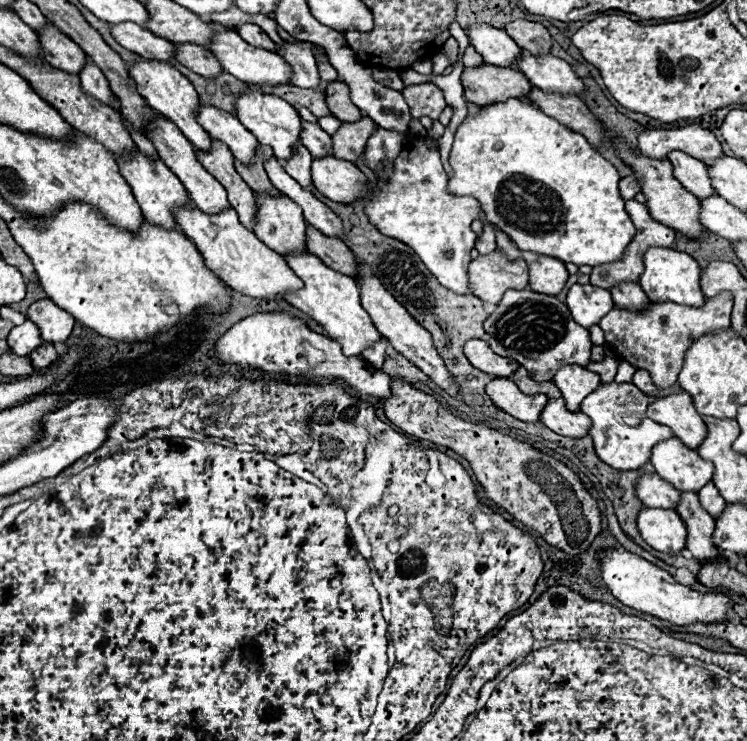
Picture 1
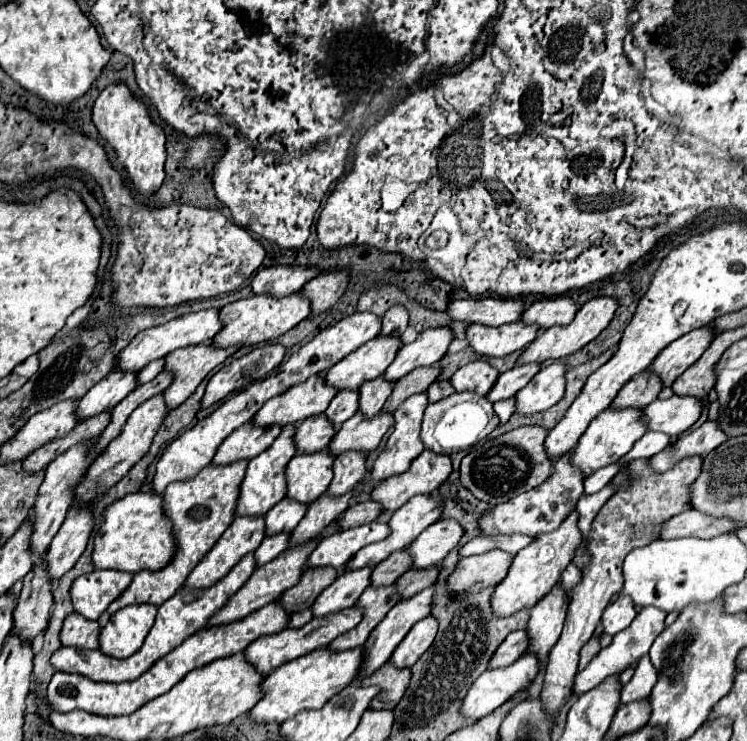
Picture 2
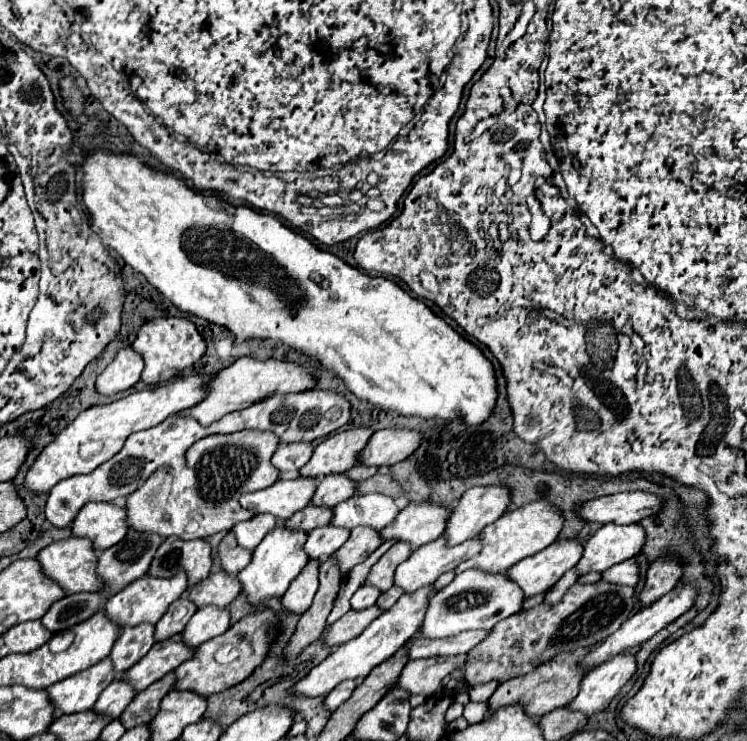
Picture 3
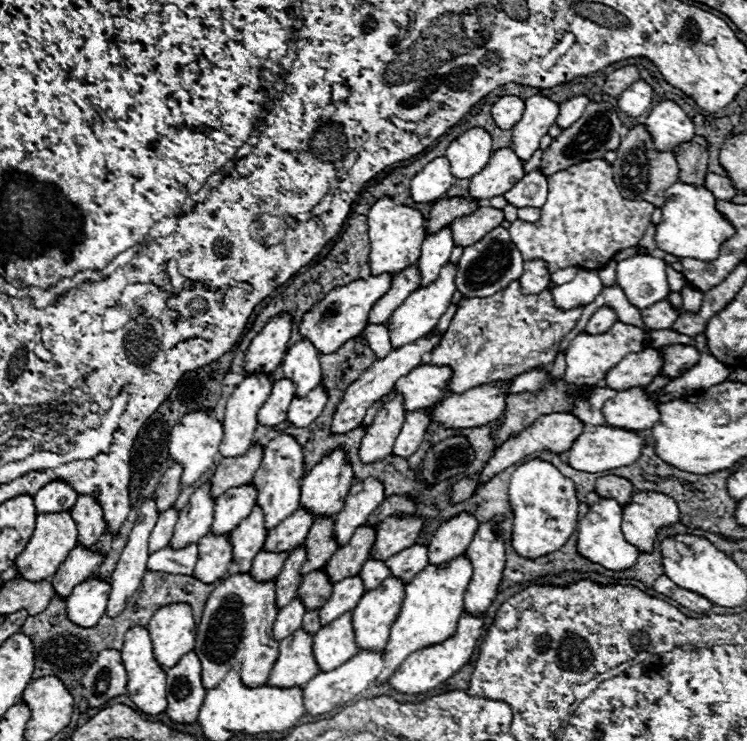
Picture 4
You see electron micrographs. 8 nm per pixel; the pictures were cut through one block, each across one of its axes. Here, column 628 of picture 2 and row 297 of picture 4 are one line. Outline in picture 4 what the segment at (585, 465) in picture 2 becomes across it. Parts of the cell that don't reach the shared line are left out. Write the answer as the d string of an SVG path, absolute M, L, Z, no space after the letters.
M446 264L440 272L440 276L426 288L418 288L416 292L410 294L408 300L404 300L404 304L400 304L394 314L386 320L386 328L390 332L390 340L392 340L392 348L398 350L400 346L406 346L406 344L412 344L416 342L418 338L426 336L440 320L440 316L448 310L450 306L450 298L452 294L456 292L456 286L454 286L454 276L456 276L456 266L454 264Z

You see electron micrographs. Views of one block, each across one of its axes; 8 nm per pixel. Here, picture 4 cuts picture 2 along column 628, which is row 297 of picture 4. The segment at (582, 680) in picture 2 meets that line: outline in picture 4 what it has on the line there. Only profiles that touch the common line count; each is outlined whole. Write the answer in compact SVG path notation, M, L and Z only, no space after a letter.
M632 256L620 260L616 266L616 284L622 288L626 300L636 308L648 308L666 300L668 280L666 264L652 256Z

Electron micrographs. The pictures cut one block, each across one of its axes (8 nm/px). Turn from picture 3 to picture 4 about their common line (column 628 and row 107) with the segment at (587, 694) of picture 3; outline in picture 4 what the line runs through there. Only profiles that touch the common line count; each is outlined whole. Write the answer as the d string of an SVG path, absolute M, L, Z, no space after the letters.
M672 100L658 102L652 108L650 116L646 118L644 126L650 132L658 152L674 150L682 142L688 142L690 138L694 138L692 120Z

